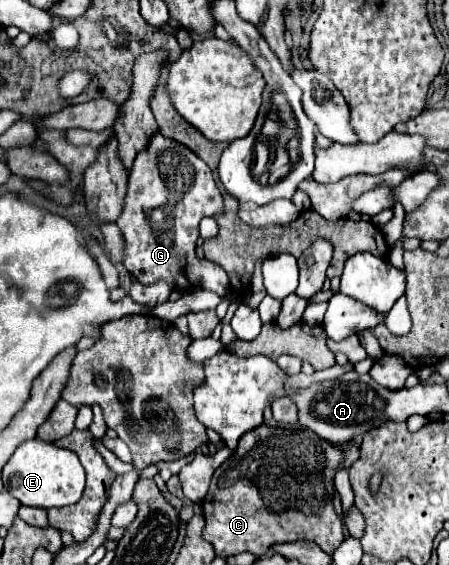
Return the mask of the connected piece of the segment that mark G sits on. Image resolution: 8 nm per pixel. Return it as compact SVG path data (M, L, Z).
M156 132L132 164L126 206L116 222L126 240L124 268L146 286L164 280L180 292L204 288L218 296L226 296L230 290L226 270L214 262L200 260L194 252L198 222L204 216L214 216L222 210L224 200L208 164L190 148Z

